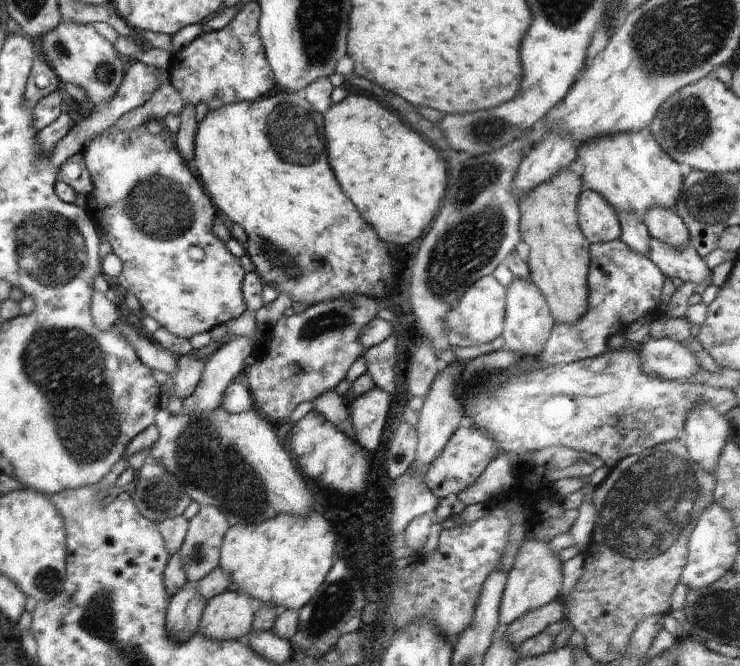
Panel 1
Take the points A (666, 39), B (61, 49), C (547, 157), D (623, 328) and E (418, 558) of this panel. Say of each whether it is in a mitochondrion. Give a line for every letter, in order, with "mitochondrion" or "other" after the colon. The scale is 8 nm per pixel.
A: mitochondrion
B: other
C: other
D: other
E: other

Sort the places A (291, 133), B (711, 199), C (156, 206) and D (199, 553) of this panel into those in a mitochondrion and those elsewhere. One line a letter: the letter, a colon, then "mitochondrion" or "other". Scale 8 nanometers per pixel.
A: mitochondrion
B: mitochondrion
C: mitochondrion
D: mitochondrion

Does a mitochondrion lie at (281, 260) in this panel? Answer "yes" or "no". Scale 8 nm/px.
yes

